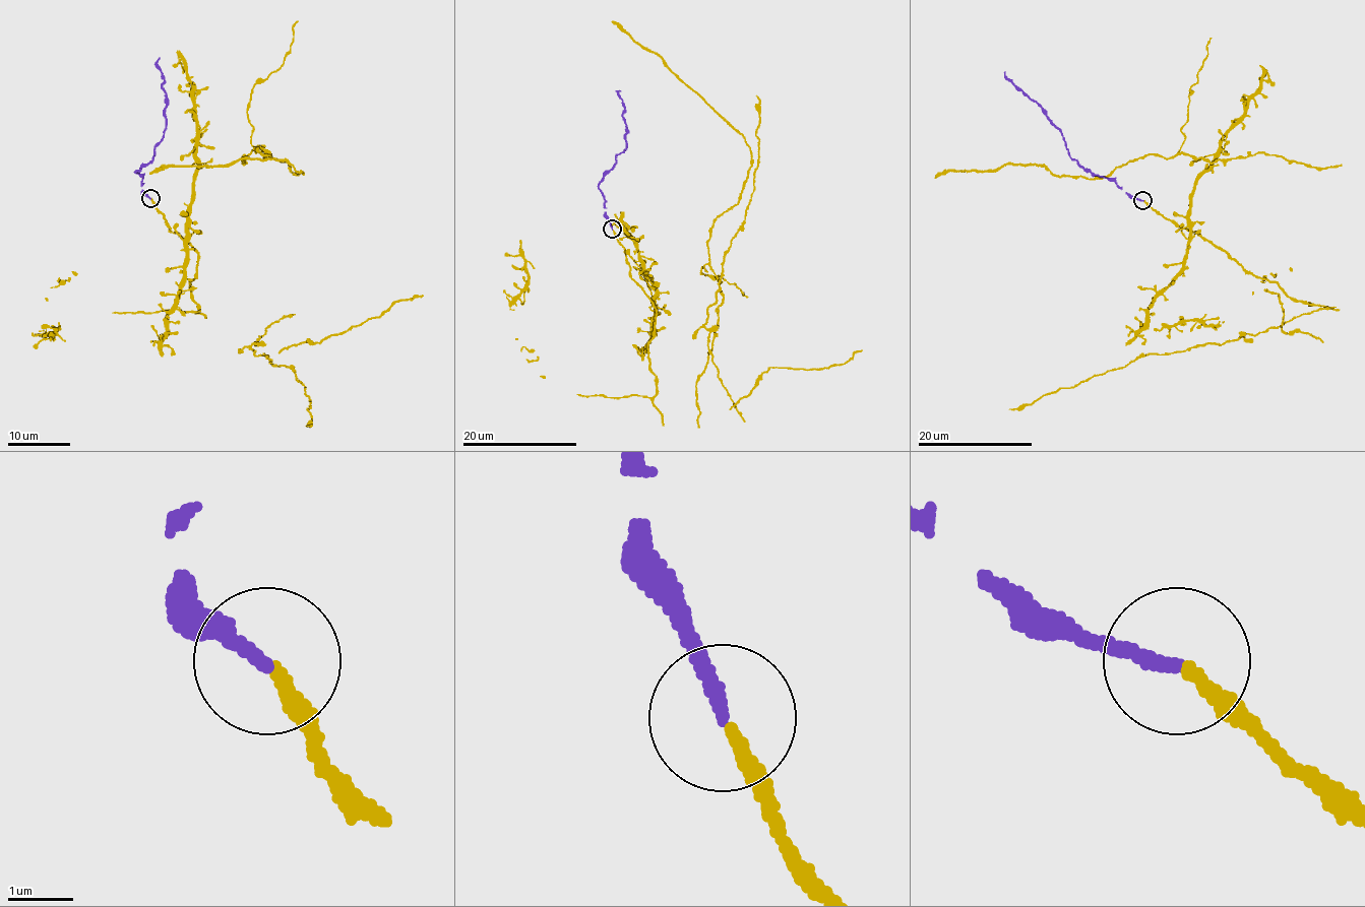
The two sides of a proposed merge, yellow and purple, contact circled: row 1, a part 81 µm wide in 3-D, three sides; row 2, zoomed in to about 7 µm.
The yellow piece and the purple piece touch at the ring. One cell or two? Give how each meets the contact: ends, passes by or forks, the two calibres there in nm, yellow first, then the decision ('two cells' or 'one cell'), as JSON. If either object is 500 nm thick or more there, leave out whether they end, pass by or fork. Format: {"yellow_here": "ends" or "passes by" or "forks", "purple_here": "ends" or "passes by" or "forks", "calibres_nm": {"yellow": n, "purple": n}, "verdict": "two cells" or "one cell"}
{"yellow_here": "ends", "purple_here": "ends", "calibres_nm": {"yellow": 220, "purple": 220}, "verdict": "one cell"}

